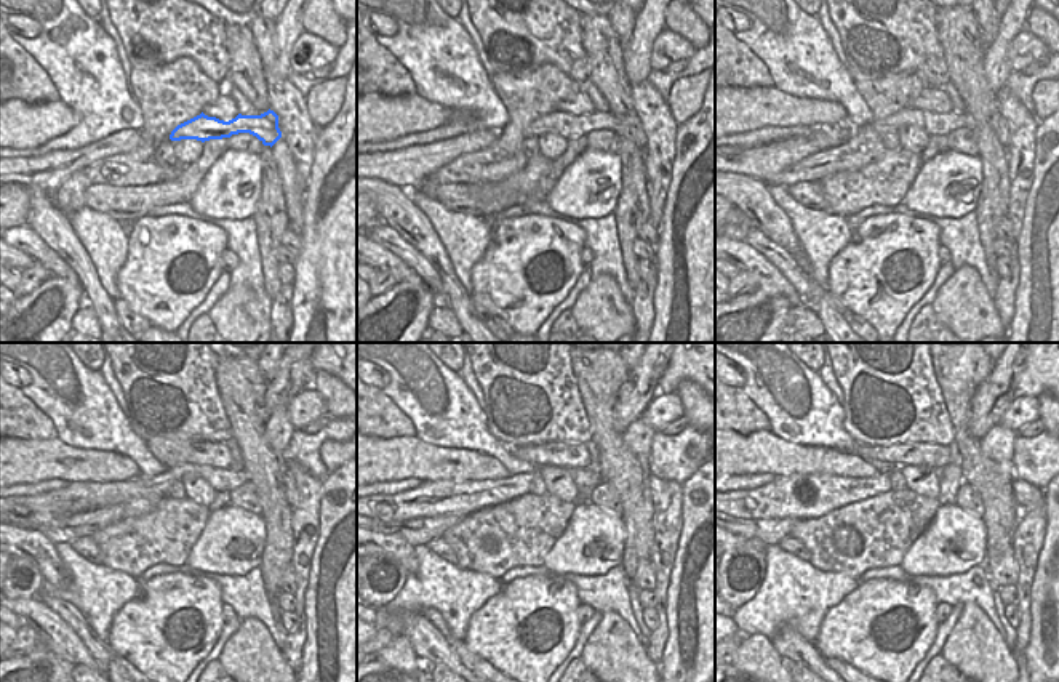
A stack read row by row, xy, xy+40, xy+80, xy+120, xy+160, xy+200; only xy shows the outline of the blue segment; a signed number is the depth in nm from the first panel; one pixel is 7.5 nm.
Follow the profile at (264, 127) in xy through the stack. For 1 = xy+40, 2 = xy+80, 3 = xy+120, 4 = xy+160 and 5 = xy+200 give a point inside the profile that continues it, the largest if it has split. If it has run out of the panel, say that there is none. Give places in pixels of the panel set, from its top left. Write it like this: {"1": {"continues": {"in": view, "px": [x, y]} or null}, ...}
{"1": {"continues": {"in": "xy+40", "px": [567, 125]}}, "2": {"continues": {"in": "xy+80", "px": [933, 124]}}, "3": {"continues": {"in": "xy+120", "px": [77, 497]}}, "4": {"continues": {"in": "xy+160", "px": [432, 498]}}, "5": {"continues": {"in": "xy+200", "px": [800, 495]}}}

